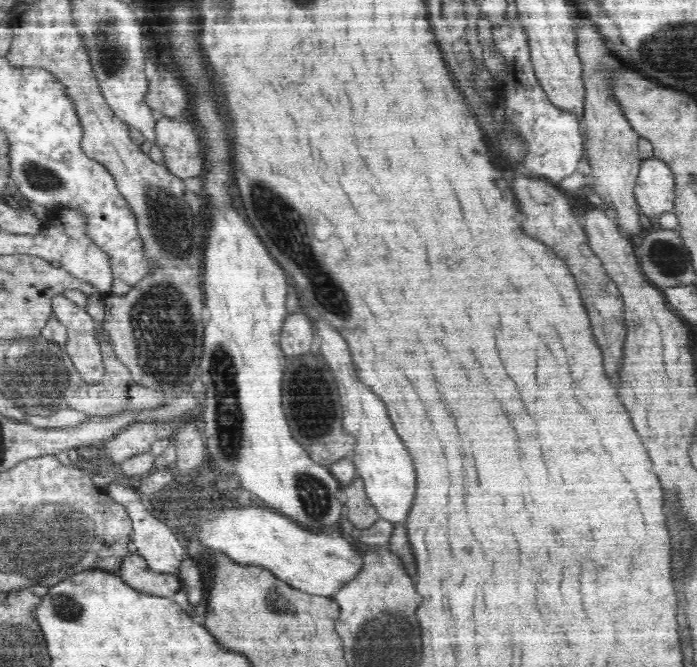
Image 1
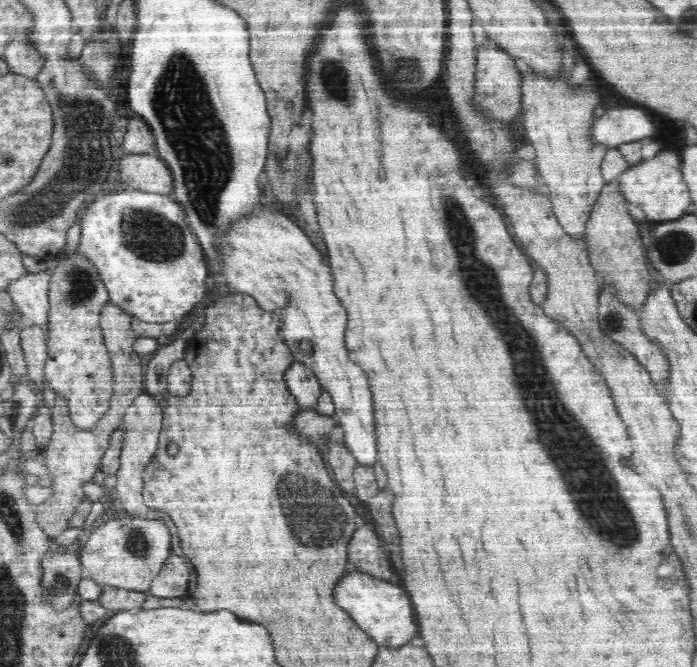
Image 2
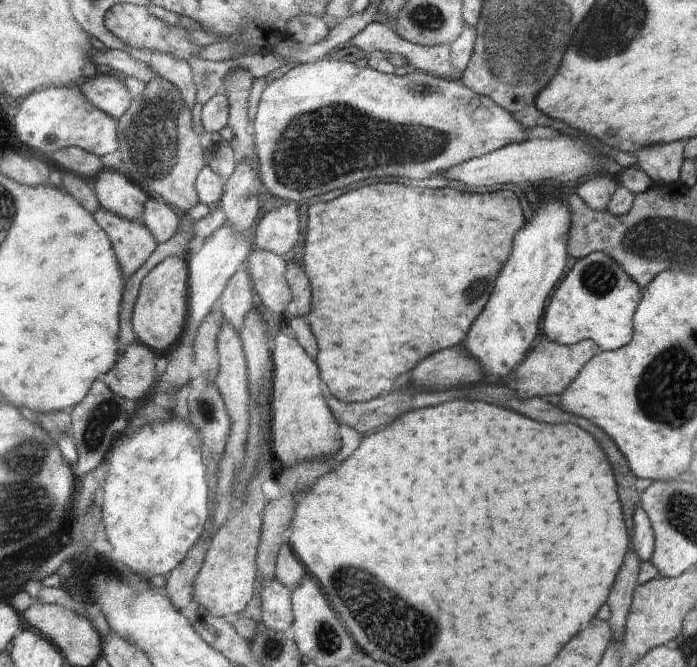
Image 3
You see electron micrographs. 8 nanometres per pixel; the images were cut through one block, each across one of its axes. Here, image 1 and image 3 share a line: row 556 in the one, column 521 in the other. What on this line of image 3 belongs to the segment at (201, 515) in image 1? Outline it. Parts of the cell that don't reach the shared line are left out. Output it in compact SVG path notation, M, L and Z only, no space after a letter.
M548 194L543 199L545 202L533 212L532 219L526 220L524 228L515 235L513 250L498 276L493 294L462 345L488 376L504 378L518 362L524 361L526 352L538 336L538 324L545 314L544 302L552 288L557 288L566 268L571 216L563 196Z

